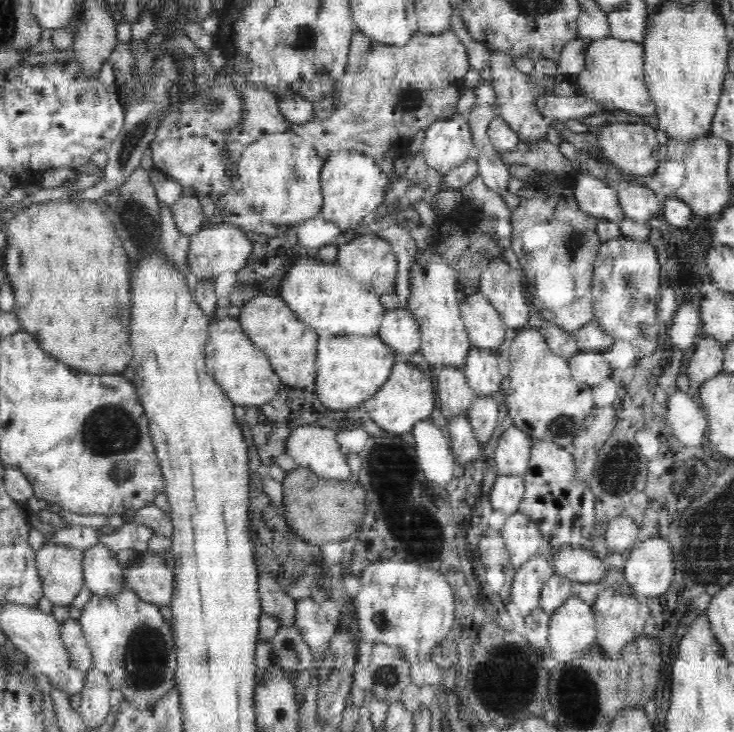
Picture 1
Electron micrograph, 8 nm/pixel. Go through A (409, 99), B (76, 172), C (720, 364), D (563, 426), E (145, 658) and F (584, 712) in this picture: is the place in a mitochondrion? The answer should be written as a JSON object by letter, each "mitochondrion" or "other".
{"A":"mitochondrion","B":"other","C":"other","D":"mitochondrion","E":"mitochondrion","F":"mitochondrion"}

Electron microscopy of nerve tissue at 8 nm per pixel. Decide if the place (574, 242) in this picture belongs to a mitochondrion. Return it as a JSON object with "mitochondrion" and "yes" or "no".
{"mitochondrion":"yes"}

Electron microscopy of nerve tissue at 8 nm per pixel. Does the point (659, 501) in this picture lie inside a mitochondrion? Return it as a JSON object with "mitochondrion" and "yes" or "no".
{"mitochondrion":"no"}

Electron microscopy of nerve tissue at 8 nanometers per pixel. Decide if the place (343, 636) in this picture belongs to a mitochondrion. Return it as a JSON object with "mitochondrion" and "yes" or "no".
{"mitochondrion":"no"}

